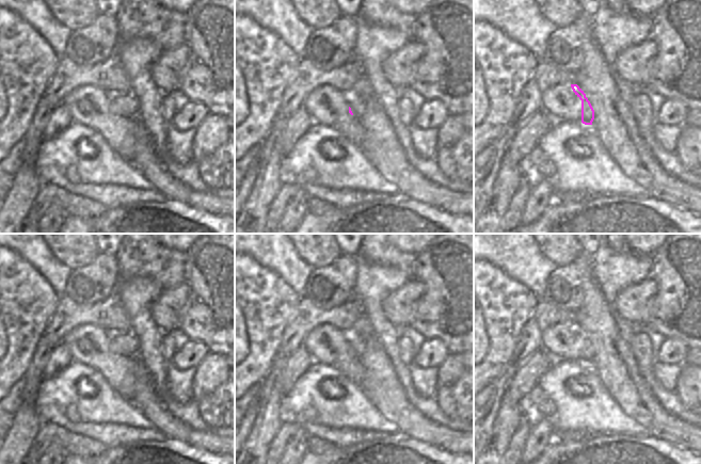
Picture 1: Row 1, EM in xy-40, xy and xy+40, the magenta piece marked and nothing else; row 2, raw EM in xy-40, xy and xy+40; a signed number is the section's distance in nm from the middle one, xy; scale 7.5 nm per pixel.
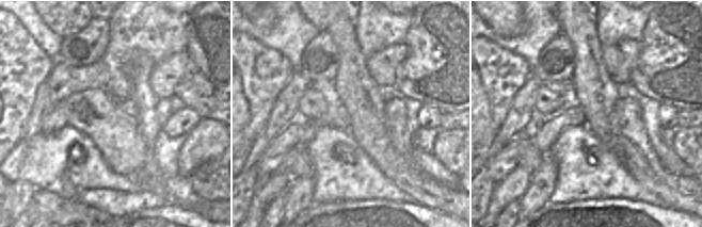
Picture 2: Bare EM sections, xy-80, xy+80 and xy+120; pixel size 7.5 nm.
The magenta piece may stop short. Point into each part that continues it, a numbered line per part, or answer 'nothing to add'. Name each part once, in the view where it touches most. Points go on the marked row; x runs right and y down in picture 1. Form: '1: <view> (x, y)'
1: xy (357, 107)

